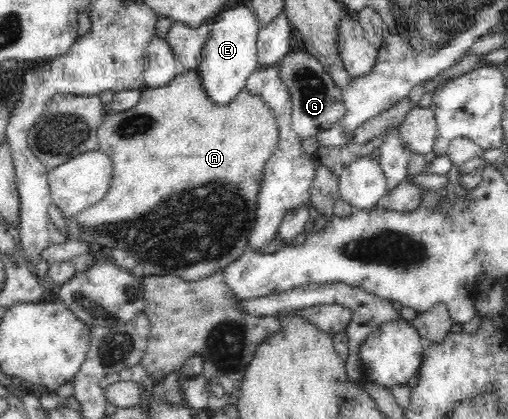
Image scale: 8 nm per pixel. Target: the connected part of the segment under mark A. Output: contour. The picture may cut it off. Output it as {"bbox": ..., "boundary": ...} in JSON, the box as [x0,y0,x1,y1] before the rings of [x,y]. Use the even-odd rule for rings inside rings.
{"bbox":[66,69,279,281],"boundary":[[[196,69],[190,70],[185,78],[177,75],[164,87],[145,87],[136,107],[125,112],[108,112],[104,123],[97,129],[98,150],[110,156],[111,159],[112,183],[110,183],[108,193],[100,201],[86,207],[84,211],[76,213],[74,217],[66,218],[67,235],[69,235],[67,238],[88,243],[100,243],[106,247],[106,250],[109,248],[126,250],[142,266],[140,272],[146,276],[172,274],[186,281],[198,281],[198,279],[208,277],[212,273],[223,272],[225,266],[236,261],[236,258],[240,257],[249,245],[250,231],[256,223],[256,207],[260,183],[262,183],[262,175],[264,175],[264,165],[274,155],[274,151],[278,147],[278,129],[279,126],[276,124],[272,110],[266,106],[260,96],[250,94],[246,87],[242,88],[229,104],[212,103],[200,85]]]}

